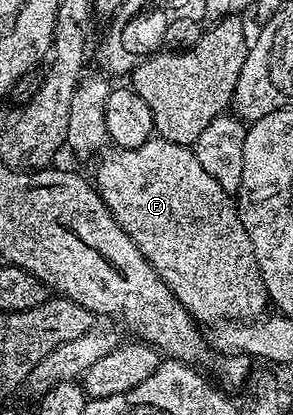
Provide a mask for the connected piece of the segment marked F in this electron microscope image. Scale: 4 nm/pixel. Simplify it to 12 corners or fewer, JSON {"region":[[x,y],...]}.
{"region":[[154,136],[95,185],[202,323],[269,293],[234,195]]}

